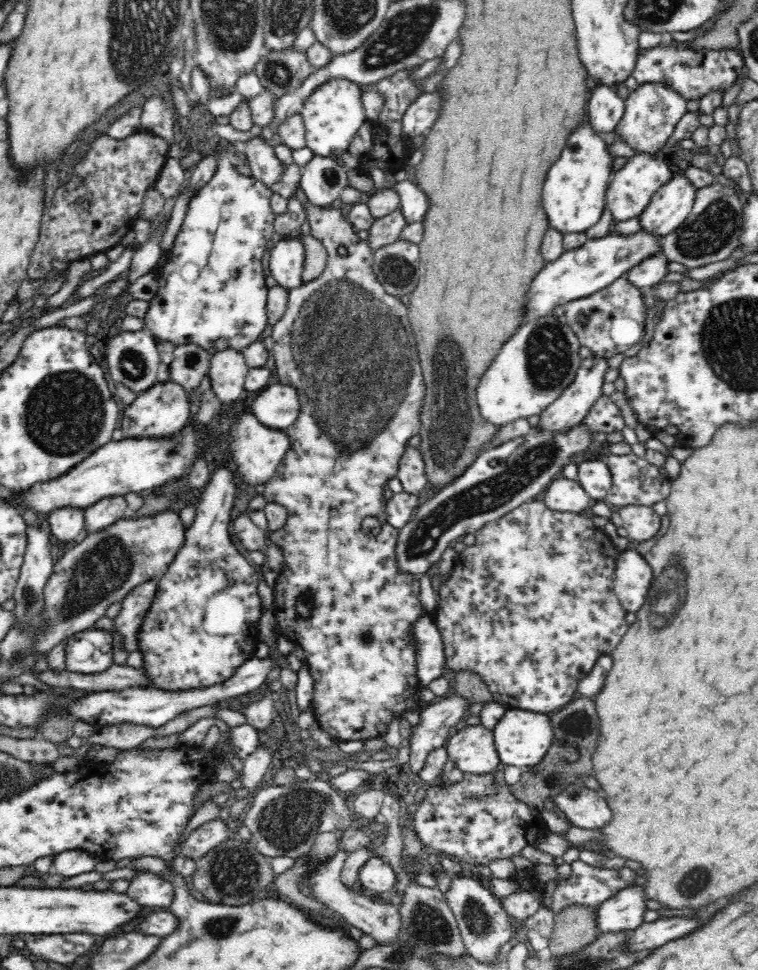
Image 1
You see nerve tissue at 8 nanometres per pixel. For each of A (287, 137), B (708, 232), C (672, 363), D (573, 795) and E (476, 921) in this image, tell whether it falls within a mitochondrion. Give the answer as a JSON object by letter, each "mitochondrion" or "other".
{"A":"other","B":"mitochondrion","C":"other","D":"mitochondrion","E":"mitochondrion"}

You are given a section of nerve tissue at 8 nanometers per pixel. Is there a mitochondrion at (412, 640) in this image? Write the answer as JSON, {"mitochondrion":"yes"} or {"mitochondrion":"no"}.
{"mitochondrion":"no"}

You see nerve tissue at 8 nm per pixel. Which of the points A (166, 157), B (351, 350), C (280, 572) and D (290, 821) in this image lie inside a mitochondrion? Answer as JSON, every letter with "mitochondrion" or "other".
{"A":"other","B":"mitochondrion","C":"other","D":"mitochondrion"}

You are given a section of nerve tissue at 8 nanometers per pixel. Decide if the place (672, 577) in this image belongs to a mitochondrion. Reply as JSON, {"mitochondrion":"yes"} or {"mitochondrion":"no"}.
{"mitochondrion":"yes"}

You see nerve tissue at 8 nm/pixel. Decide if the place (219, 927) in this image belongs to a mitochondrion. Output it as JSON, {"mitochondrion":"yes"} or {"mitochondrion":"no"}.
{"mitochondrion":"yes"}

